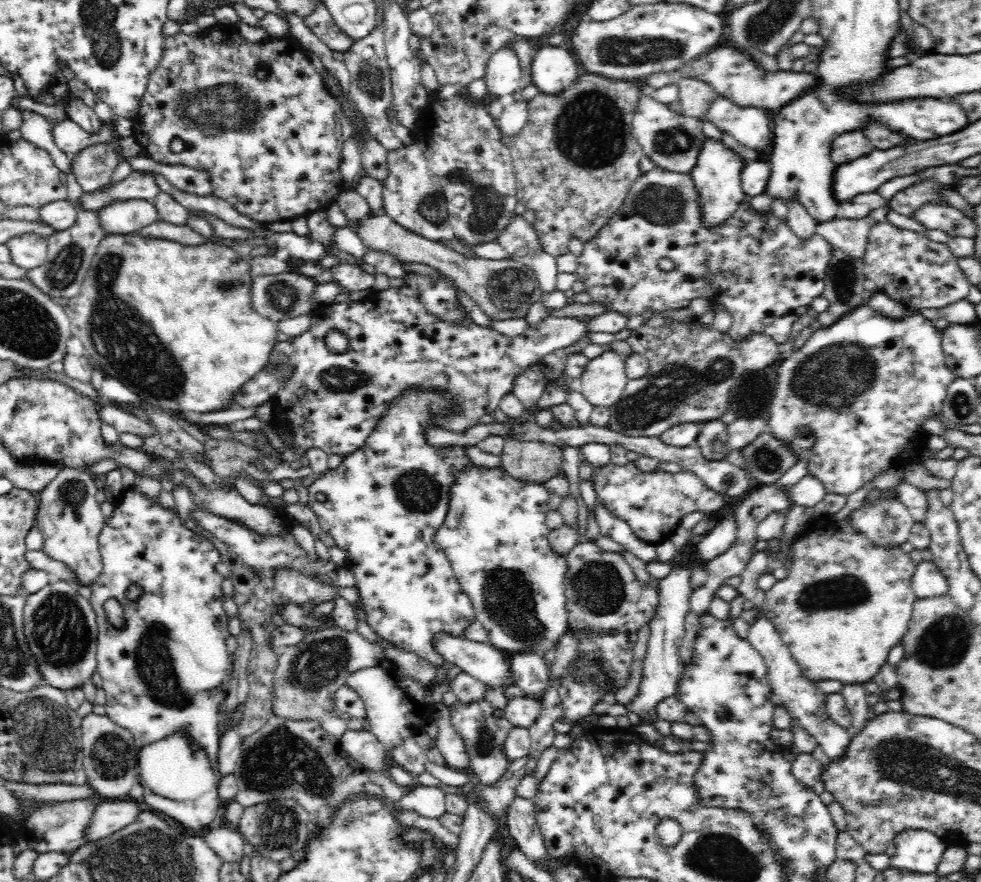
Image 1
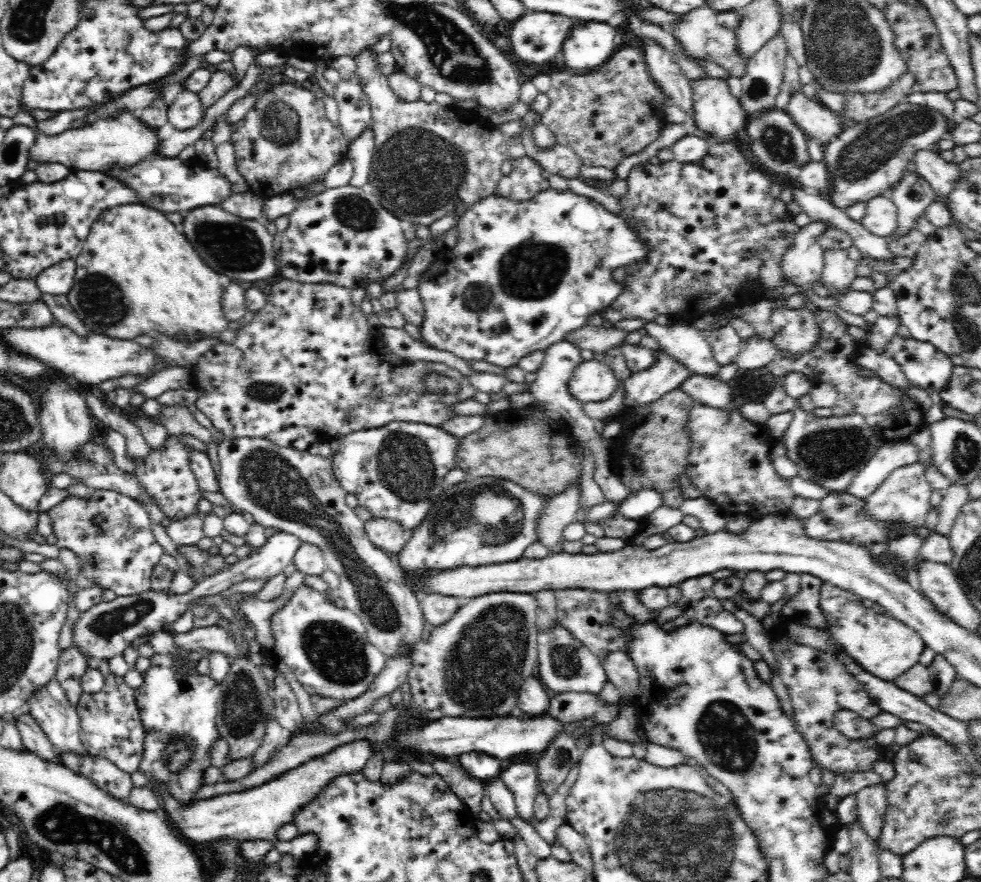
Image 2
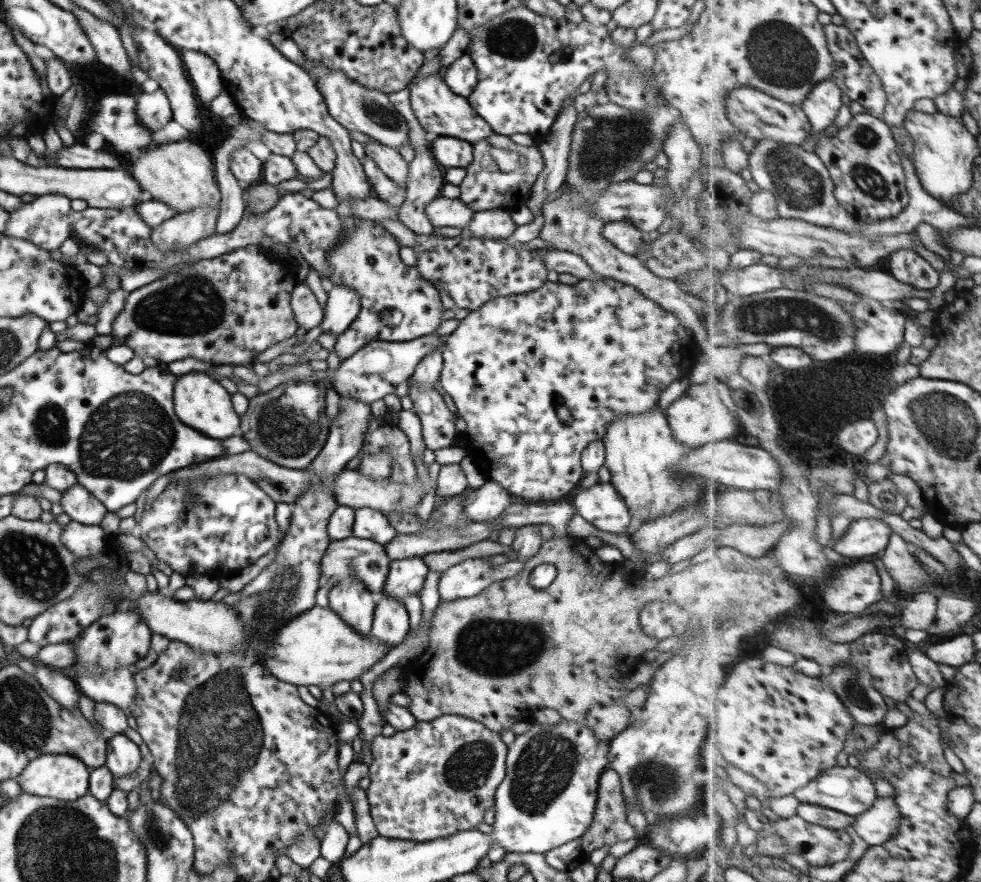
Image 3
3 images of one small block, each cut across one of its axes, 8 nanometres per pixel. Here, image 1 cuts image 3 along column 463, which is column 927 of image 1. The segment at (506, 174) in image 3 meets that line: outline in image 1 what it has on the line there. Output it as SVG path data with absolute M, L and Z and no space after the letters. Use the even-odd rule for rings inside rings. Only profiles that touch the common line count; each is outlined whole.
M926 177L895 193L887 200L887 206L902 216L912 217L926 204L948 206L944 192L953 189L954 185L946 185L934 177Z

